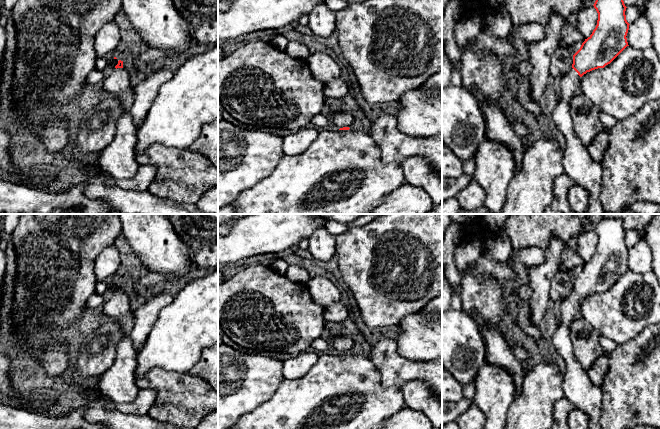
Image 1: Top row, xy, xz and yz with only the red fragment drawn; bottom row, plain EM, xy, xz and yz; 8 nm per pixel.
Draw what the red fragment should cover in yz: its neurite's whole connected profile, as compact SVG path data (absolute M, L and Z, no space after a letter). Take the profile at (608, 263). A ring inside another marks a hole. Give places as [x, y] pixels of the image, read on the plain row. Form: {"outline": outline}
{"outline": "M602 217L593 230L598 237L597 249L573 279L572 292L561 301L561 323L551 339L566 365L562 382L564 397L589 416L589 429L602 429L599 419L603 392L600 386L590 382L587 371L577 362L570 326L579 317L584 298L604 292L629 270L626 260L630 248L620 219Z"}

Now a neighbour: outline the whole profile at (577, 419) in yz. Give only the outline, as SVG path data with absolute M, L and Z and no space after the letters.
M578 408L569 413L567 418L569 429L589 429L589 416Z

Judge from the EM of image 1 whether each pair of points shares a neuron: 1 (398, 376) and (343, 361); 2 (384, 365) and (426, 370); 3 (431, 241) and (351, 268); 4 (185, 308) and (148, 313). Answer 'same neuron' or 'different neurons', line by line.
1: different neurons
2: same neuron
3: same neuron
4: different neurons

